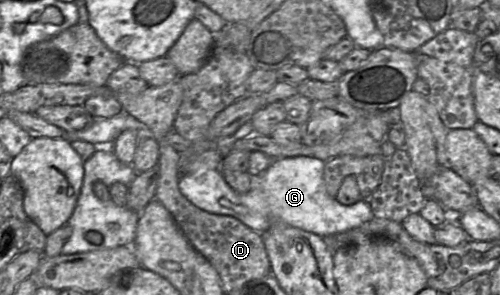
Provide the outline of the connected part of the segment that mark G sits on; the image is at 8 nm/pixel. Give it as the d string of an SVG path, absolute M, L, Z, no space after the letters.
M309 156L280 157L274 159L265 171L250 176L250 190L238 193L226 182L219 169L198 170L181 175L180 193L196 207L213 214L227 215L241 221L262 234L276 222L327 237L360 226L373 218L366 199L351 205L342 205L326 190L323 173L325 162Z

